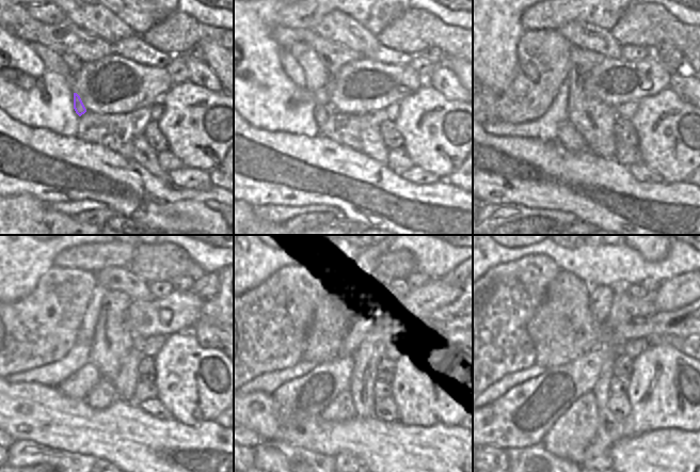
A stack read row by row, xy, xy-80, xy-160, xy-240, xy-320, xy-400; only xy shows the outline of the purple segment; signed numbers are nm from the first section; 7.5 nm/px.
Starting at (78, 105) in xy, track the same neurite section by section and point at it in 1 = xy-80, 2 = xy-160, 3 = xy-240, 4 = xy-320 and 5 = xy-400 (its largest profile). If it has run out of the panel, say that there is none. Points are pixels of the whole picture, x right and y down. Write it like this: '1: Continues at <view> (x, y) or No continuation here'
1: Continues at xy-80 (322, 111)
2: Continues at xy-160 (568, 136)
3: Continues at xy-240 (104, 394)
4: Continues at xy-320 (341, 409)
5: Continues at xy-400 (570, 436).

